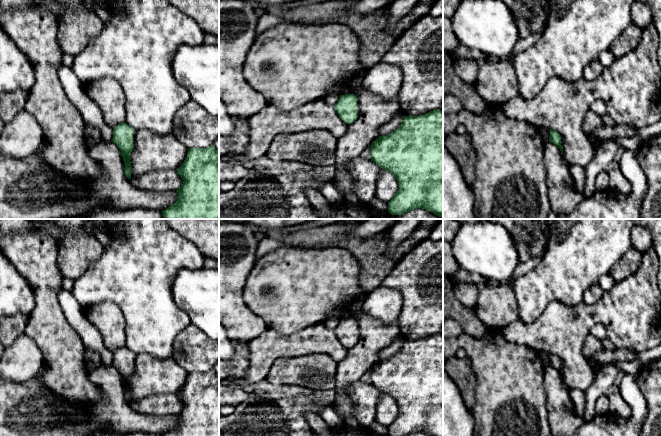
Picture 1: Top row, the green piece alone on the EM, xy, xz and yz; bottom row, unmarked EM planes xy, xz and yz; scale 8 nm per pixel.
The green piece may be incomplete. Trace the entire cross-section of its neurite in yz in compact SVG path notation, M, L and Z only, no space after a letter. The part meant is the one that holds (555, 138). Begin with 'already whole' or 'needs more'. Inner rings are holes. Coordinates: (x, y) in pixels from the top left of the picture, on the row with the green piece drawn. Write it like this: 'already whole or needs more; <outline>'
already whole; M550 129L549 142L556 145L560 149L561 154L563 155L563 147L561 145L561 136L558 132Z

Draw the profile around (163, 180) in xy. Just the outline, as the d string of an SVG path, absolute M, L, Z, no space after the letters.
M159 170L131 178L130 183L148 191L170 191L179 189L183 180L176 170Z

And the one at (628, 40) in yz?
M631 22L621 35L612 43L610 51L615 58L621 58L637 47L641 37L642 30Z

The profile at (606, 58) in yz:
M610 50L602 52L598 58L598 60L603 65L604 68L610 66L615 59L616 59L615 56L612 54Z

